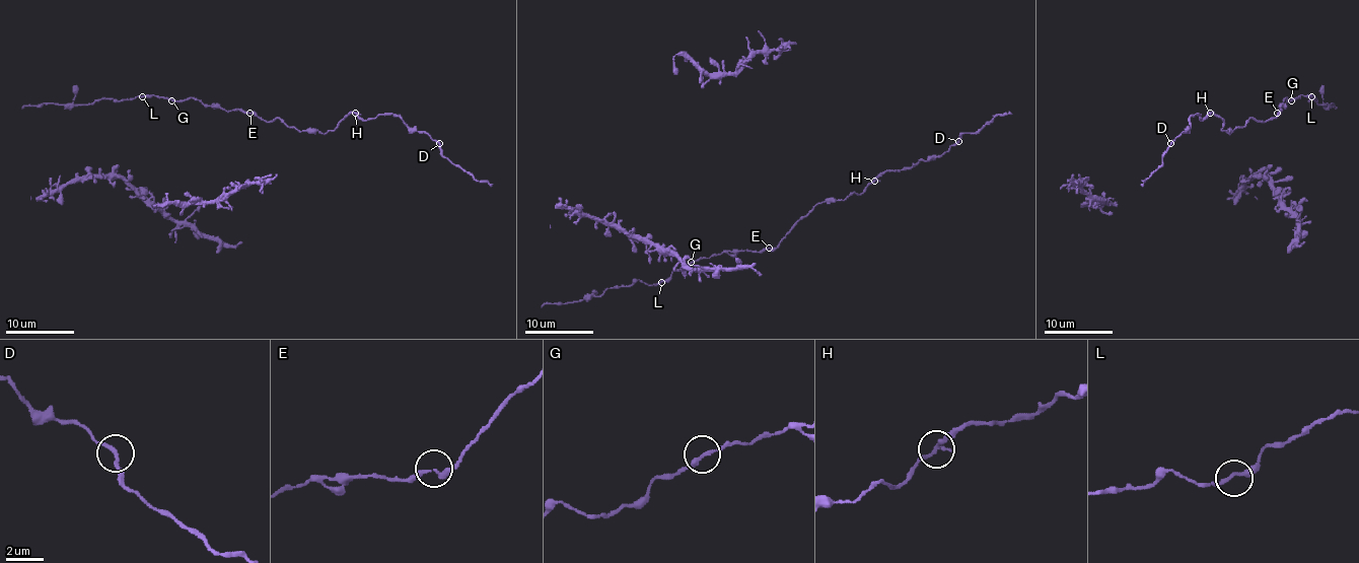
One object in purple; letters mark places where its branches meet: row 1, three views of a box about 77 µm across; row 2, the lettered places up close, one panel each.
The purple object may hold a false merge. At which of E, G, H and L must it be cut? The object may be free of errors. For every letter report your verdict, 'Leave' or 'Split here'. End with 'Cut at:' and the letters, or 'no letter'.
E: Leave
G: Leave
H: Leave
L: Leave
Cut at: no letter

